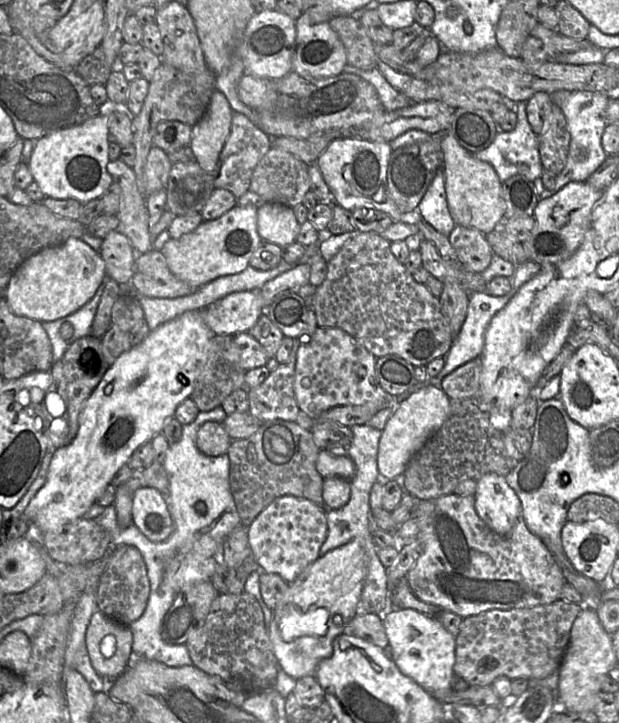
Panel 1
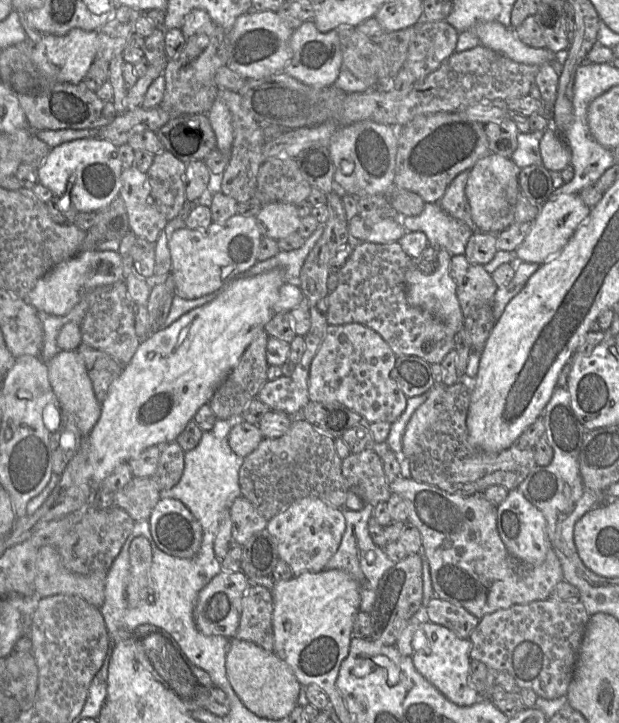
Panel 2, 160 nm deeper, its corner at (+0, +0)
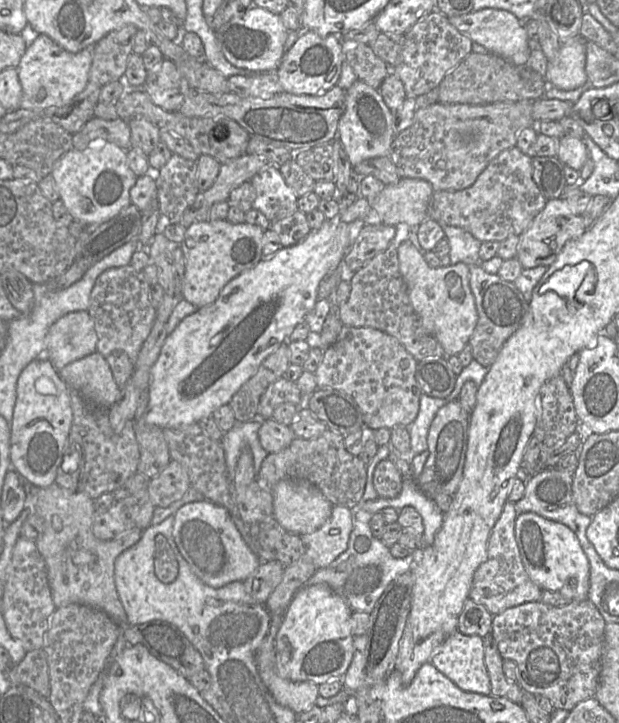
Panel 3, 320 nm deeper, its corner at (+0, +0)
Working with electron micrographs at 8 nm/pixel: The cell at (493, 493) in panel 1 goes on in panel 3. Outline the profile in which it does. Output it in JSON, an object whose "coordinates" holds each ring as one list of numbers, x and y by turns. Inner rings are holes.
{"coordinates":[[523,512,515,519,514,533,522,564,538,587,559,591,571,601,587,599,589,562,577,536,570,528,536,513]]}

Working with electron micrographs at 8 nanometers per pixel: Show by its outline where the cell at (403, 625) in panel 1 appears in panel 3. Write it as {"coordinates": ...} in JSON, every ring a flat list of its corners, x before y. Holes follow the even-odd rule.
{"coordinates":[[454,631,430,659,442,674,465,692,491,695,484,662,483,637]]}

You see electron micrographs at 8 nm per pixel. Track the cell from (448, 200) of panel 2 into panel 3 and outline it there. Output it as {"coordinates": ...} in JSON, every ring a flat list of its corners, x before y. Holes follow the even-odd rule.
{"coordinates":[[513,146,499,153,479,174,475,182,461,190,434,191,428,204,428,217,440,225,457,226,470,232,480,241,505,240,510,235,521,235,534,217,544,208,547,200,532,177,532,157]]}

